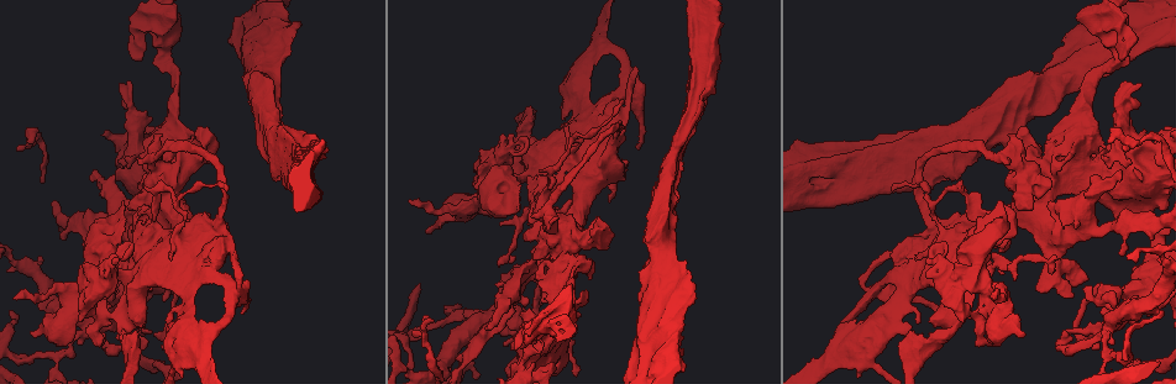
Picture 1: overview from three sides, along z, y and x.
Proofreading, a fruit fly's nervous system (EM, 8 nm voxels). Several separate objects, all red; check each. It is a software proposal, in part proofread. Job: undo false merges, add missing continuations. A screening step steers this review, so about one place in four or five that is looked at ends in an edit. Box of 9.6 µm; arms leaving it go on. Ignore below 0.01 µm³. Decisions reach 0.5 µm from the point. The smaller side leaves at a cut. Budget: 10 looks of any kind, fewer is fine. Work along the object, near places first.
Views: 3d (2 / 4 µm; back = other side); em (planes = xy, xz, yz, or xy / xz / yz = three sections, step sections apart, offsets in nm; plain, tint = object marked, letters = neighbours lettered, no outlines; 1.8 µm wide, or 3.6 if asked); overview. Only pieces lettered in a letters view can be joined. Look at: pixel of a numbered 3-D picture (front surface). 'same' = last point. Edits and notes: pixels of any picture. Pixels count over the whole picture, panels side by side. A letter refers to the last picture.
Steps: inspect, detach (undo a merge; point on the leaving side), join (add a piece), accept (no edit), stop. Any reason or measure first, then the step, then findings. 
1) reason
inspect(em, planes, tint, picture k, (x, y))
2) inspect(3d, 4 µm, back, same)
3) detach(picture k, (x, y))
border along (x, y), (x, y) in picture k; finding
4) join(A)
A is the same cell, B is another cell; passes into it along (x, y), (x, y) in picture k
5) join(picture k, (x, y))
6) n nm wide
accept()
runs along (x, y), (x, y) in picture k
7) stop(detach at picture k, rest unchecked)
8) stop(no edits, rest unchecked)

a fork
inspect(3d, 2 µm, back, picture 1, (970, 277))

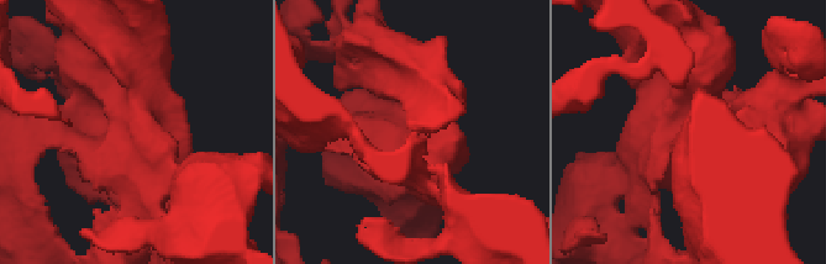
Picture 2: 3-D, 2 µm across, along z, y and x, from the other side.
shape alone is not enough
inspect(em, xz, step 4, tint, picture 2, (677, 129))

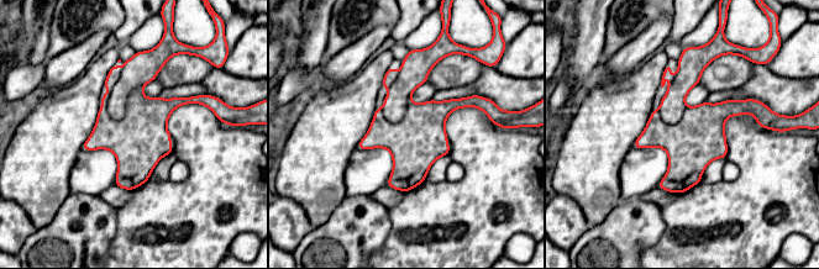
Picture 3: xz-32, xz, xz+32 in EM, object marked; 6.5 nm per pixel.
another direction
inspect(em, planes, letters, same)

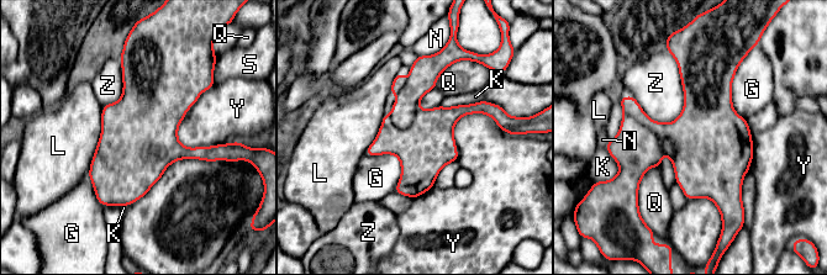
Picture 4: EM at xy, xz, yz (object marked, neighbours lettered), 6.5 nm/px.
L touches over 460 nm
accept()
G, K, L, N, Q, S, Y and Z are other cells; continuous, no second cell

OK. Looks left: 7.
inspect(3d, 2 µm, picture 1, (530, 224))

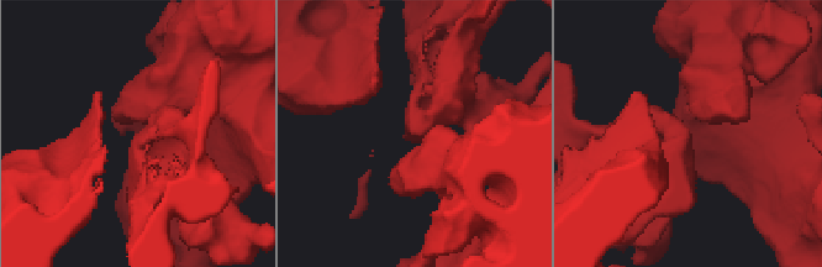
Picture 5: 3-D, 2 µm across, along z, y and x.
inspect(em, xz, step 8, tint, picture 5, (684, 129))

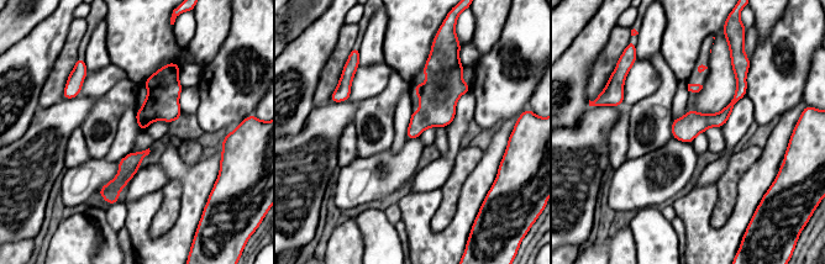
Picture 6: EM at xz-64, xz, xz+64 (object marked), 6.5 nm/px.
inspect(em, yz, step 4, letters, same)

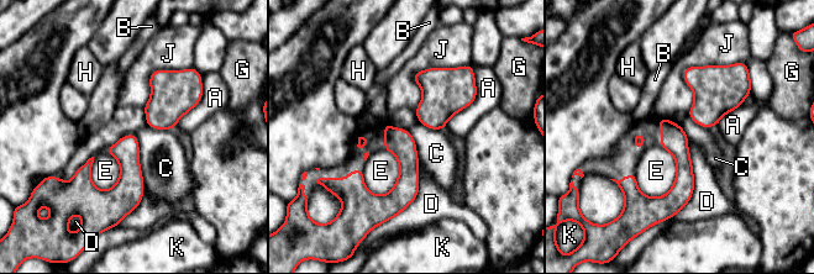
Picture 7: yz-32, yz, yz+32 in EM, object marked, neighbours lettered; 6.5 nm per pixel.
accept()
A, B, C, D, E, G, H, J and K are other cells; runs along (662, 121), (683, 161), (670, 209) in picture 7; all the same cell

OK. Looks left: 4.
calibre changes
inspect(em, 3.6 µm, planes, letters, picture 1, (526, 351))

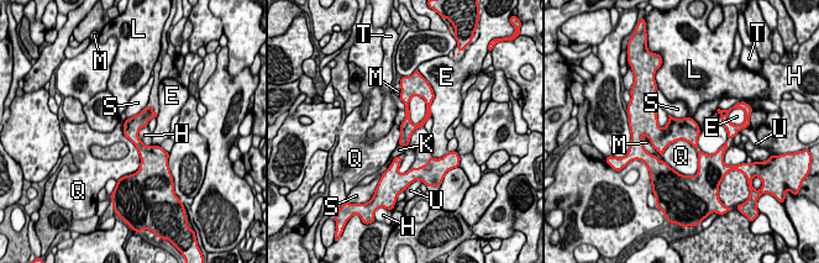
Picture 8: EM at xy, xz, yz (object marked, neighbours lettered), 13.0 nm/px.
Q touches over 500 nm
accept()
E, H, K, L, M, Q, S, T and U are other cells; border along (662, 152), (686, 140), (698, 168) in picture 8; one cell here

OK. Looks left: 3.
abrupt turn
inspect(3d, 4 µm, picture 1, (551, 323))

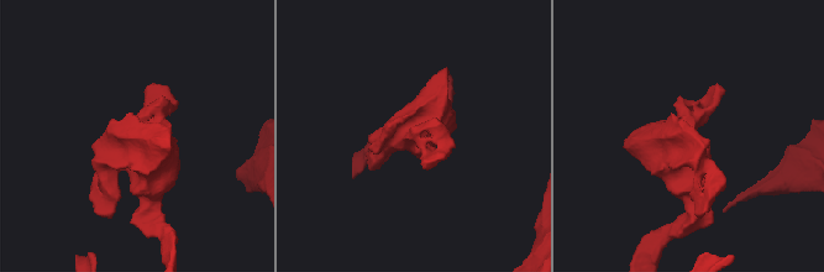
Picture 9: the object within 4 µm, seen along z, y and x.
inspect(em, 3.6 µm, xy, step 8, tint, picture 9, (415, 130))

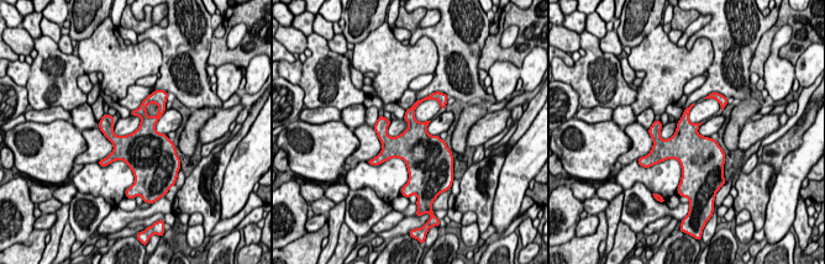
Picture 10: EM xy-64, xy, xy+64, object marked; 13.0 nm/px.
another direction
inspect(em, 3.6 µm, planes, letters, same)

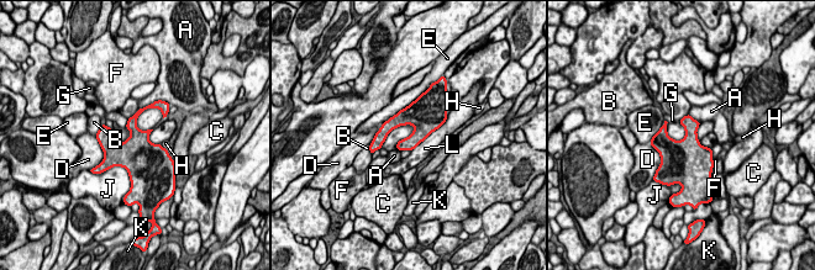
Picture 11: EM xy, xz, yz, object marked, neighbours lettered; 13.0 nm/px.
200 nm wide
accept()
A, B, C, D, E, F, G, H, J, K and L are other cells; border along (447, 118), (410, 152) in picture 11; continuous, no second cell

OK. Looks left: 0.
stop(no edits, rest unchecked)

